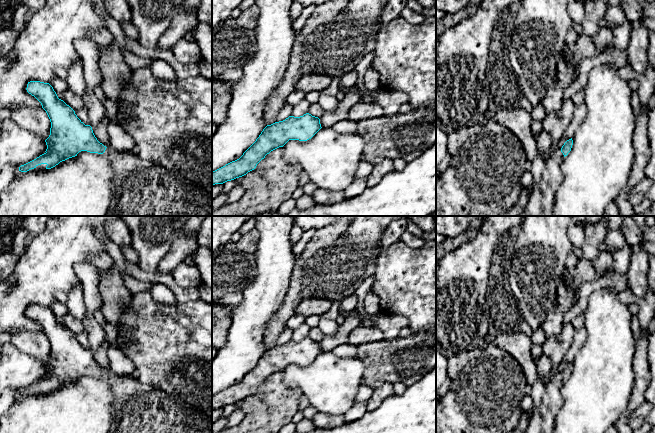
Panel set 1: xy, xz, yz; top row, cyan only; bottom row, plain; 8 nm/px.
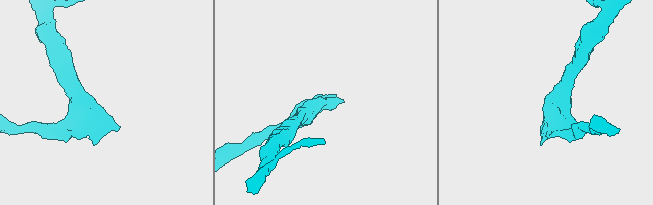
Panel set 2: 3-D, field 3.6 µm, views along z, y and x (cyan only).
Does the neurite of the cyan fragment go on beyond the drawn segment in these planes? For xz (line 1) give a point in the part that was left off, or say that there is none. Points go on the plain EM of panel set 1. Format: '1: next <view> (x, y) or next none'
1: next none

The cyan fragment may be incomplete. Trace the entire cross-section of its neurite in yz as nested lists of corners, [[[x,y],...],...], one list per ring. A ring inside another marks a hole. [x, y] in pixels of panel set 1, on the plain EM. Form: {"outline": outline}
{"outline": [[[571,362],[545,386],[541,405],[530,418],[525,433],[553,433],[555,418],[563,404],[561,387],[571,375],[572,369]]]}

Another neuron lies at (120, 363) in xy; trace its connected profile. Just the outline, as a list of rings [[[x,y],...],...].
[[[110,346],[107,350],[107,357],[110,363],[110,371],[120,376],[136,376],[134,363],[121,349]]]

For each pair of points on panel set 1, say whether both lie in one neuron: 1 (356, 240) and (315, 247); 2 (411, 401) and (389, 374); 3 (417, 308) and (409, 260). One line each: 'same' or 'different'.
1: different
2: different
3: same

